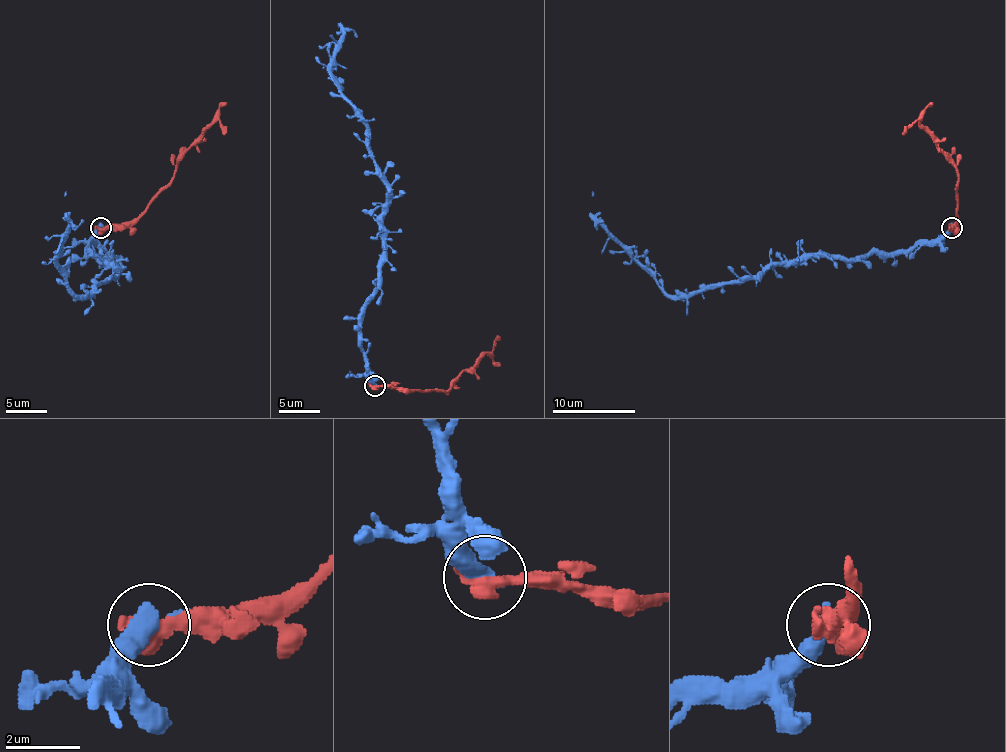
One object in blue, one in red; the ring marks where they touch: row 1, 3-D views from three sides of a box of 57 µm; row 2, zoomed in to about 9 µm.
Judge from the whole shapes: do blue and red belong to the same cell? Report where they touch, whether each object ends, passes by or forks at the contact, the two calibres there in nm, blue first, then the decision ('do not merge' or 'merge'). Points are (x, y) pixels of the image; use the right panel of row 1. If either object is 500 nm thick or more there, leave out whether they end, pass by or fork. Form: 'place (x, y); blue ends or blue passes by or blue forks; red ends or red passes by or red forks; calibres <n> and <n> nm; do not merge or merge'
place (952, 228); calibres 400 and 550 nm; do not merge

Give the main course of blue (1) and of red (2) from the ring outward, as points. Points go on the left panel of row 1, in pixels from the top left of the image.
1: (101, 227), (87, 252), (110, 256), (114, 275), (76, 296), (58, 262), (68, 225), (66, 192)
2: (101, 227), (128, 225), (170, 182), (174, 169), (215, 121), (219, 121), (226, 134)

